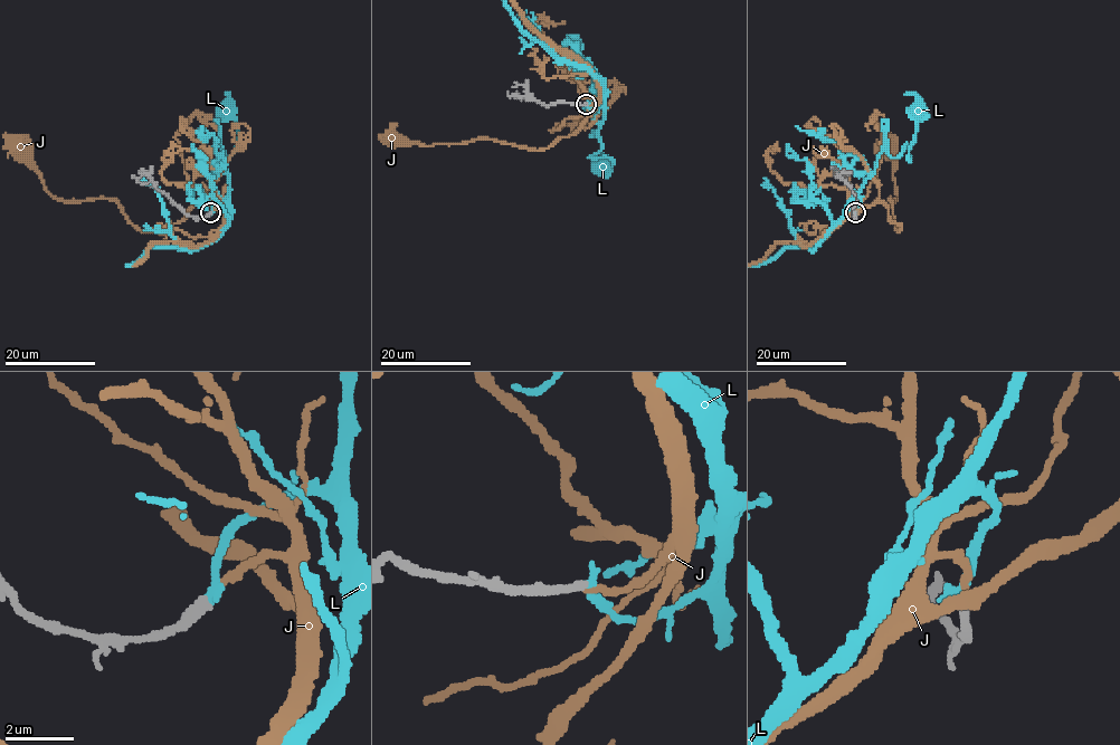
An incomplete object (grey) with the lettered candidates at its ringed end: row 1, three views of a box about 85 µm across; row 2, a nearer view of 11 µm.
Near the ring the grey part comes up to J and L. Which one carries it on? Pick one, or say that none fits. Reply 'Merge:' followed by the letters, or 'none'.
Merge: L

